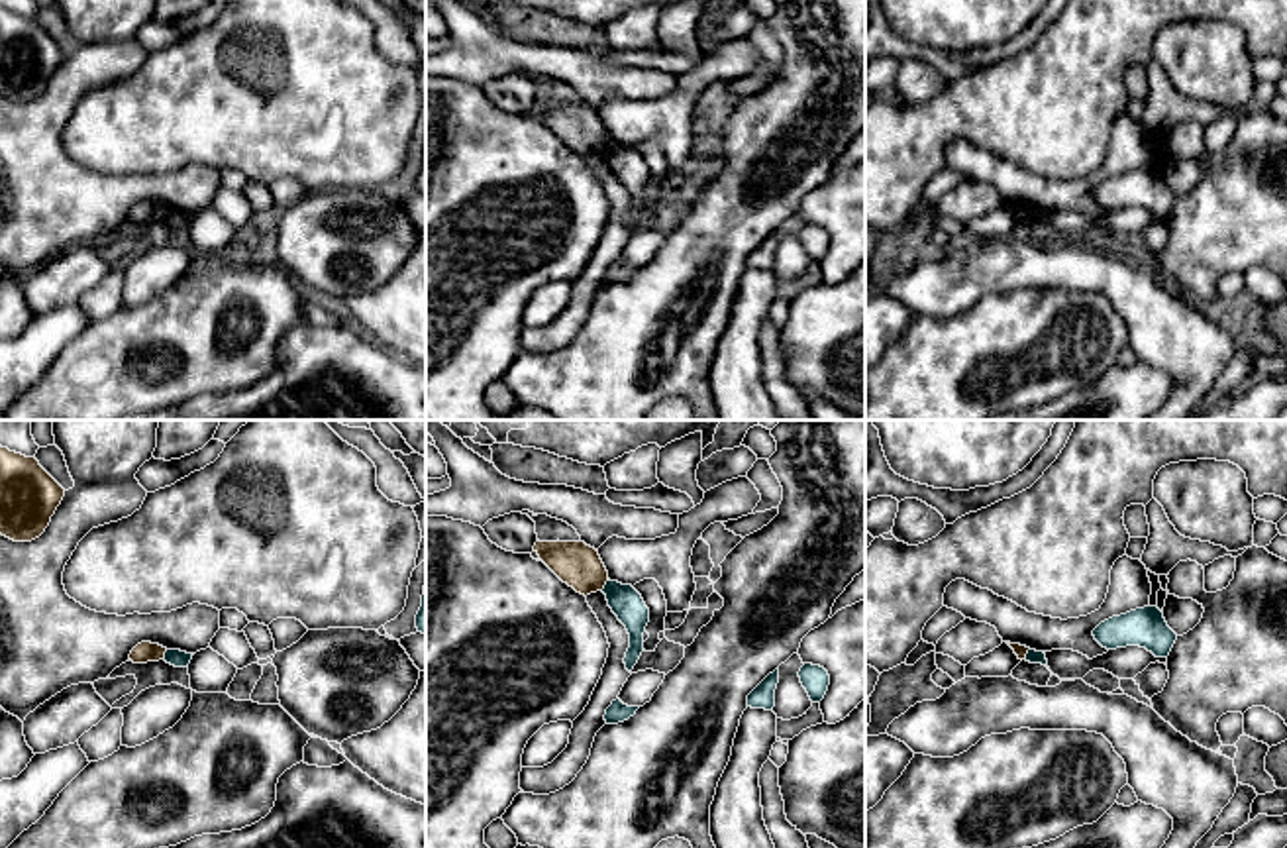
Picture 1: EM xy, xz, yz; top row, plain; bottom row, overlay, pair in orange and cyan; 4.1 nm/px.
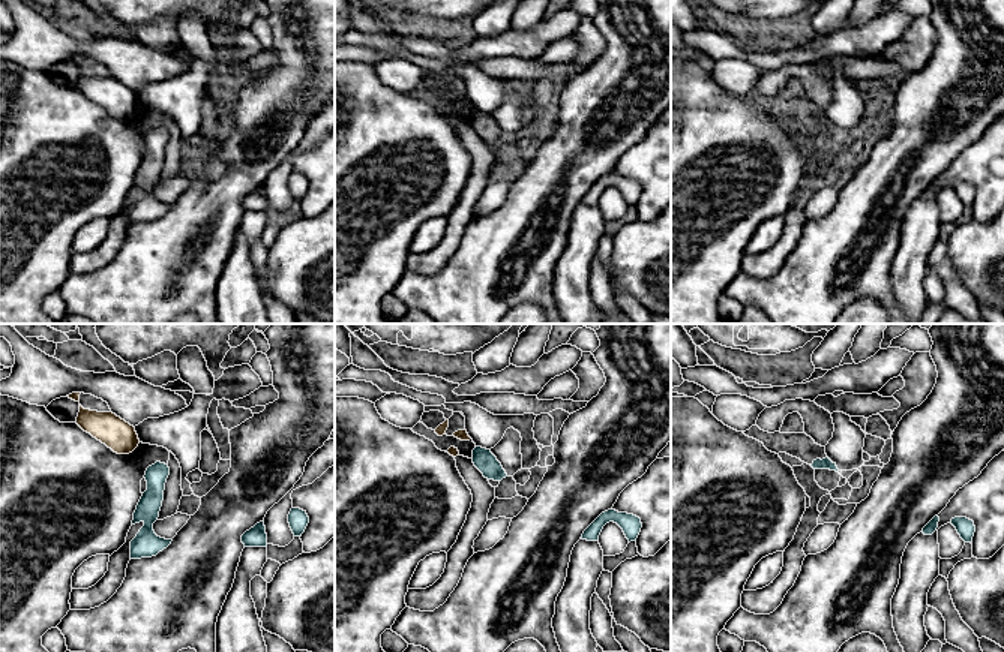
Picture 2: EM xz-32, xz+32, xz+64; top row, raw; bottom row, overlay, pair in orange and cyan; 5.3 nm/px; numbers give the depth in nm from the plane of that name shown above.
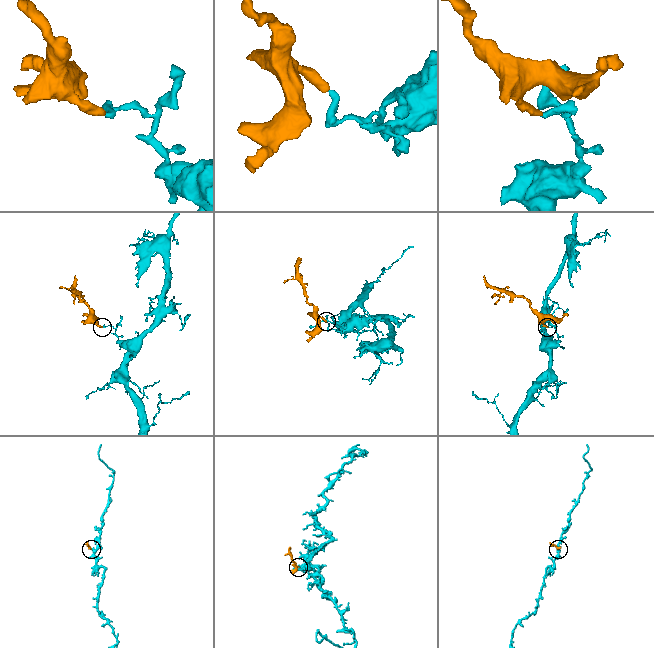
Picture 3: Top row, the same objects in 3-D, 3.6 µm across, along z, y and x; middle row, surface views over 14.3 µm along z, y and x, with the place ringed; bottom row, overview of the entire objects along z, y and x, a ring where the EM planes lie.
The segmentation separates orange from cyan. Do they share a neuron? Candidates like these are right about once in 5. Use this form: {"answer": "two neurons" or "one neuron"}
{"answer": "two neurons"}

